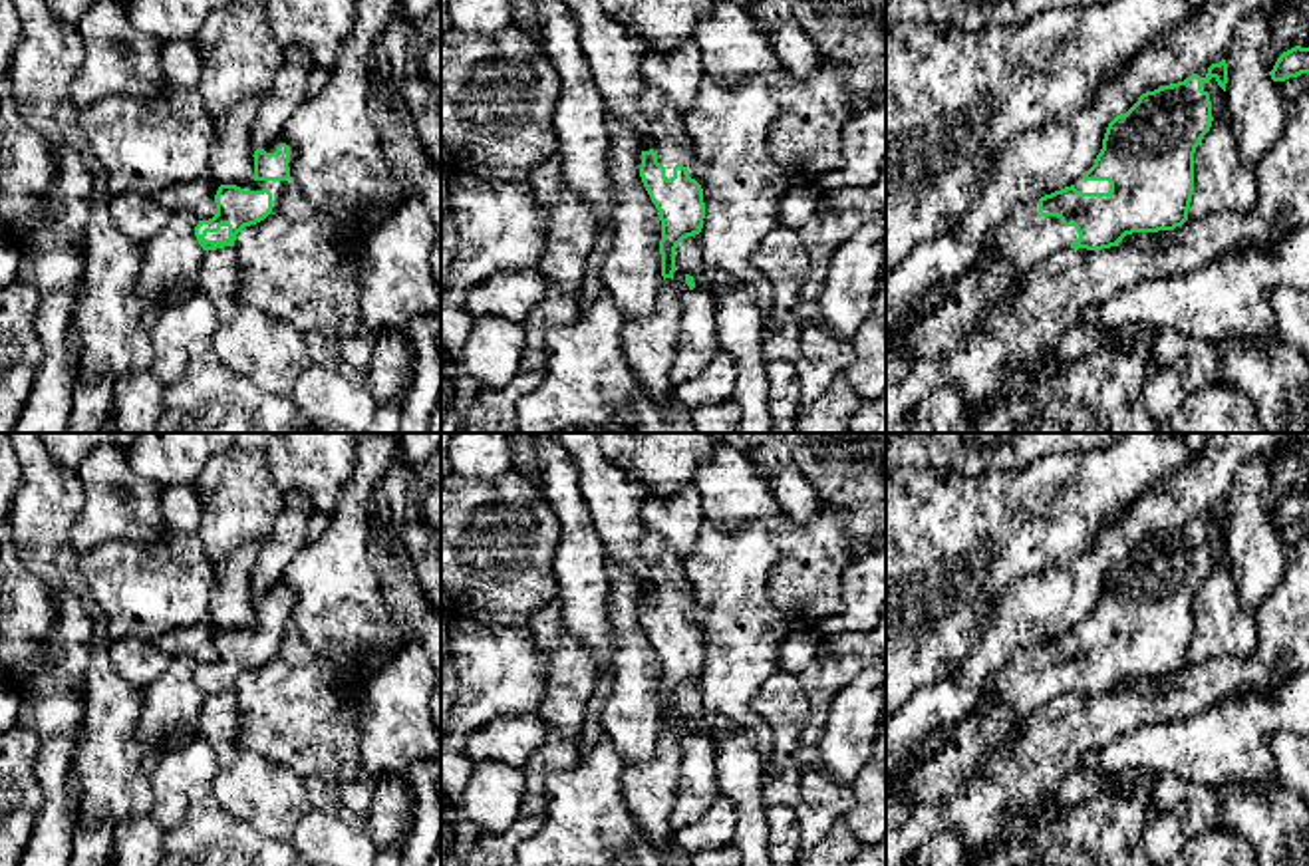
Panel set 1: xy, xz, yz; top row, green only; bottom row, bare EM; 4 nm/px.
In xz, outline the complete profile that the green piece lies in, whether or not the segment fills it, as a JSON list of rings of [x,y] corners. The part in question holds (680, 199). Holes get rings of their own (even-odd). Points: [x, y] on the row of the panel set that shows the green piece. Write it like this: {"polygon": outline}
{"polygon": [[[652,85],[642,93],[640,109],[648,119],[650,137],[650,149],[642,151],[640,177],[659,211],[659,254],[665,280],[675,272],[677,244],[703,228],[703,189],[687,173],[693,163],[693,149],[683,131],[681,113],[667,103],[661,89]]]}

